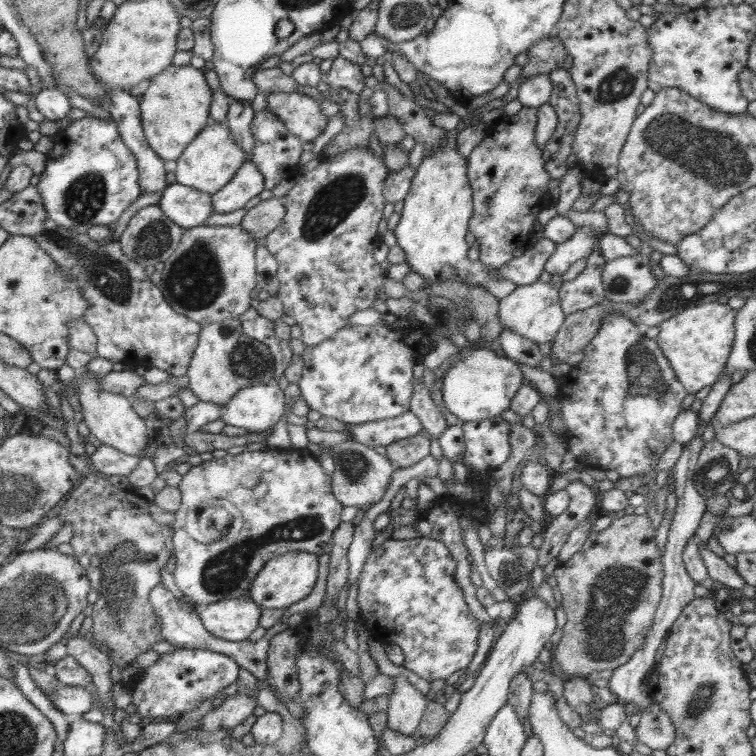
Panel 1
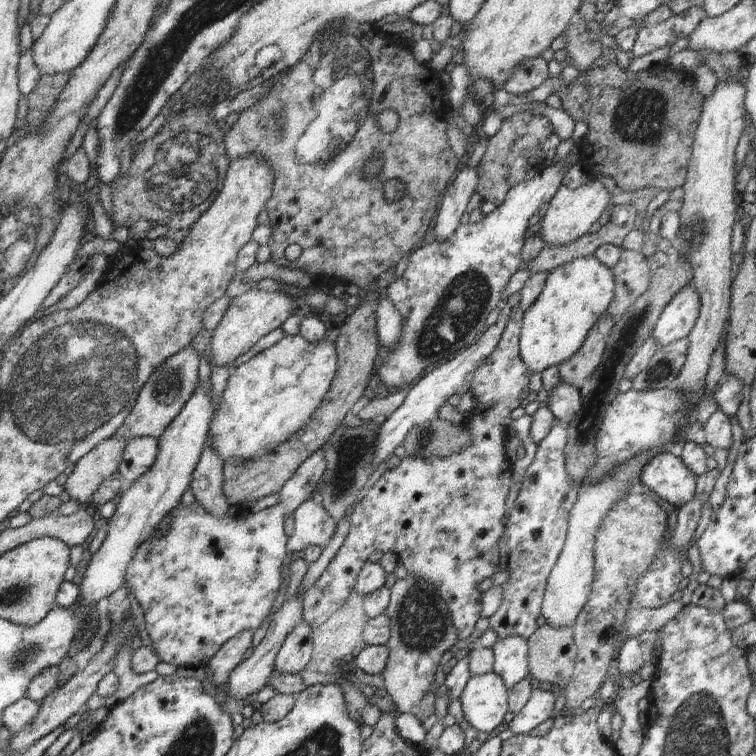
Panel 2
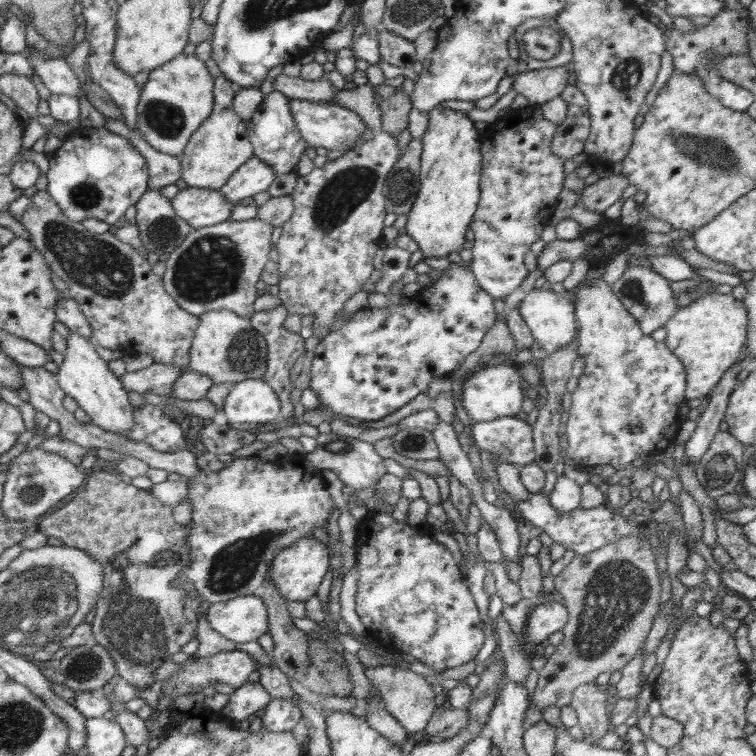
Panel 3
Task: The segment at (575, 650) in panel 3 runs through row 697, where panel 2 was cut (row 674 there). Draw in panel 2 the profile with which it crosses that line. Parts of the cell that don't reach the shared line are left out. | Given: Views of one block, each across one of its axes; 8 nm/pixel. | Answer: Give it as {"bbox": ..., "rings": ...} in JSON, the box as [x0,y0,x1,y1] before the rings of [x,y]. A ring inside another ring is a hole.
{"bbox":[528,626,577,689],"rings":[[[540,626],[528,644],[528,669],[541,683],[565,689],[572,679],[577,647],[572,627]]]}

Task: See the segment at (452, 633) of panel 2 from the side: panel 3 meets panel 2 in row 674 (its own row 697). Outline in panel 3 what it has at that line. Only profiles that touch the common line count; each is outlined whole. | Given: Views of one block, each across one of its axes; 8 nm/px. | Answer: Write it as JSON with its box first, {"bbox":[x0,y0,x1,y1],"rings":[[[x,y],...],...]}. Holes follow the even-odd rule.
{"bbox":[363,666,437,733],"rings":[[[363,666],[364,674],[368,680],[378,689],[382,700],[385,702],[386,710],[410,733],[421,732],[427,727],[432,713],[436,708],[437,695],[432,687],[426,682],[424,676],[415,674],[410,668],[399,668],[399,666],[376,666],[367,668]]]}

